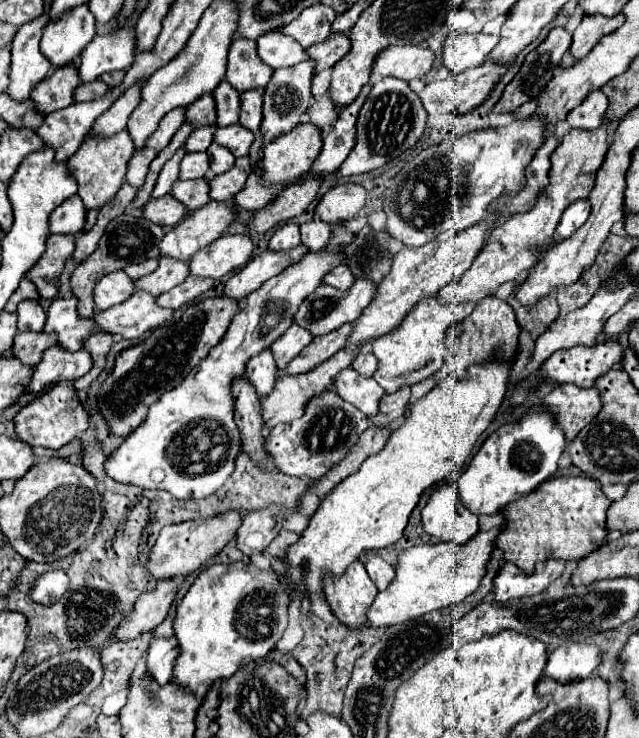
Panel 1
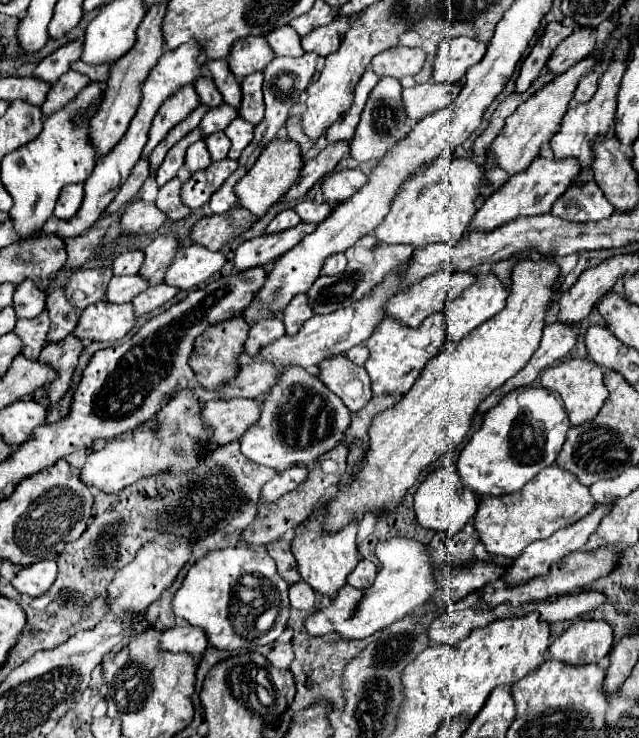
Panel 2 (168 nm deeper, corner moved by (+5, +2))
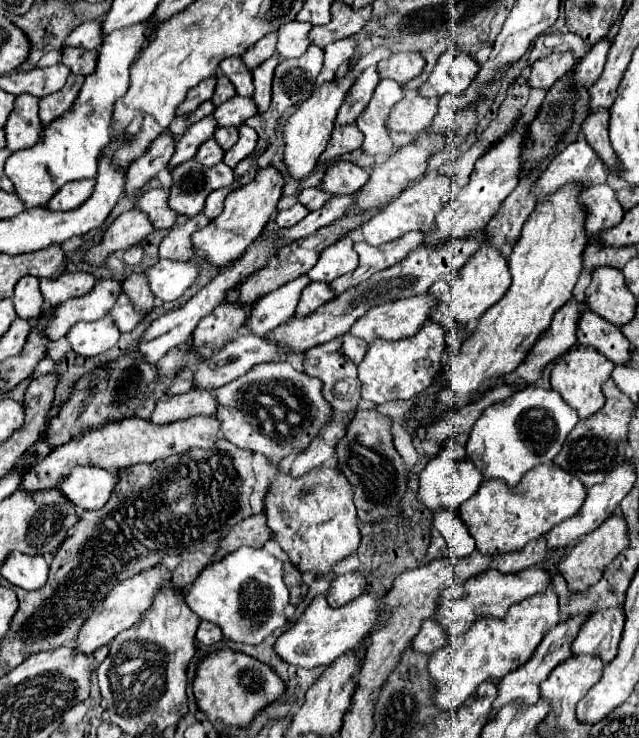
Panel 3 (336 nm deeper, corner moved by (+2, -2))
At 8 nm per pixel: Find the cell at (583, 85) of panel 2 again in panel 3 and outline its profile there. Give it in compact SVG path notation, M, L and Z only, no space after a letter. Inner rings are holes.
M601 38L587 52L587 56L581 60L581 64L577 68L577 84L579 86L591 86L601 76L609 48L611 48L611 42L607 38Z

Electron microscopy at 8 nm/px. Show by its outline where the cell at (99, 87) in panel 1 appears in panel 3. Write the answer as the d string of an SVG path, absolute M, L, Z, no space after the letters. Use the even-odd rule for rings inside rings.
M71 74L67 78L67 84L59 92L55 92L53 96L41 98L41 102L39 102L39 118L41 118L43 126L51 124L53 120L61 118L63 114L67 114L73 108L75 100L79 96L79 90L83 86L83 80L85 80L83 76Z

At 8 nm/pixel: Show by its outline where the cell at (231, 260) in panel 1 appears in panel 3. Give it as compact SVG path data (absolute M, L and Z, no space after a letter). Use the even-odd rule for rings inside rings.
M159 260L155 266L145 270L153 296L161 302L177 300L199 276L199 268L189 262Z

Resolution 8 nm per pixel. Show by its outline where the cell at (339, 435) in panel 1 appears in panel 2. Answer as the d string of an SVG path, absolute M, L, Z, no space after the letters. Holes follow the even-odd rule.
M288 366L276 386L268 392L260 422L240 438L242 454L276 472L284 472L292 466L310 468L344 438L350 422L350 410L340 404L338 396L332 396L332 392L302 366Z

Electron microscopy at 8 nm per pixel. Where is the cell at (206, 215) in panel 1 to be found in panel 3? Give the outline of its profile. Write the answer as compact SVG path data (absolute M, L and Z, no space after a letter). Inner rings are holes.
M143 272L131 274L125 282L123 282L123 292L129 296L131 304L135 306L137 312L149 312L153 308L153 296L151 290L147 288L147 280L143 276Z

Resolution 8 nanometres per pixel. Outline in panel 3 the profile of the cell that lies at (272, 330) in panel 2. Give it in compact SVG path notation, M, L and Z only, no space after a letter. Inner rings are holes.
M299 276L281 288L273 290L271 294L263 296L259 304L255 304L255 312L251 312L247 320L247 332L265 336L279 324L287 322L295 314L295 306L303 288L309 284L309 276Z

